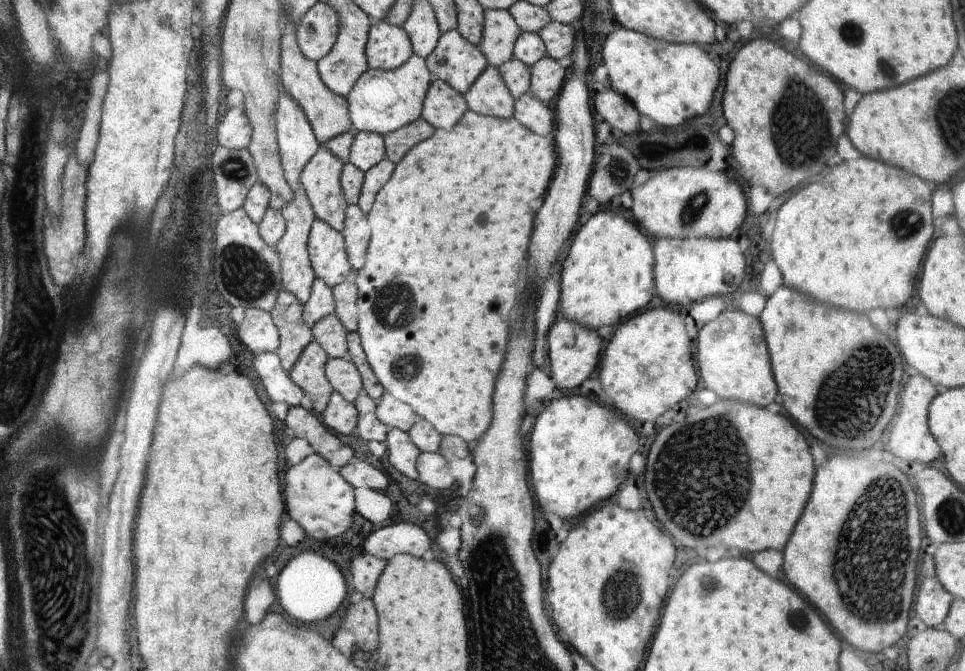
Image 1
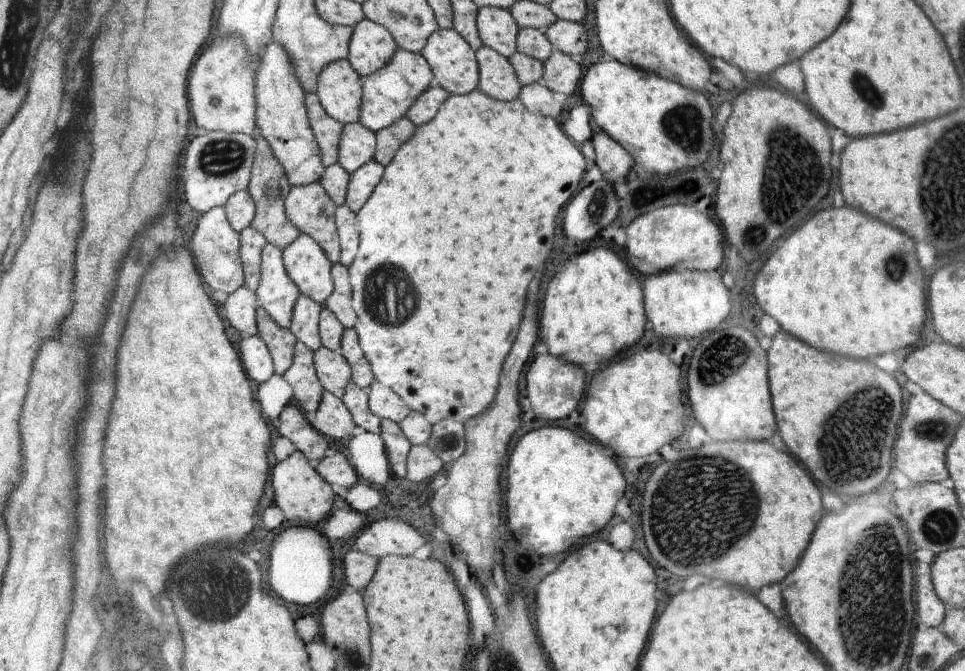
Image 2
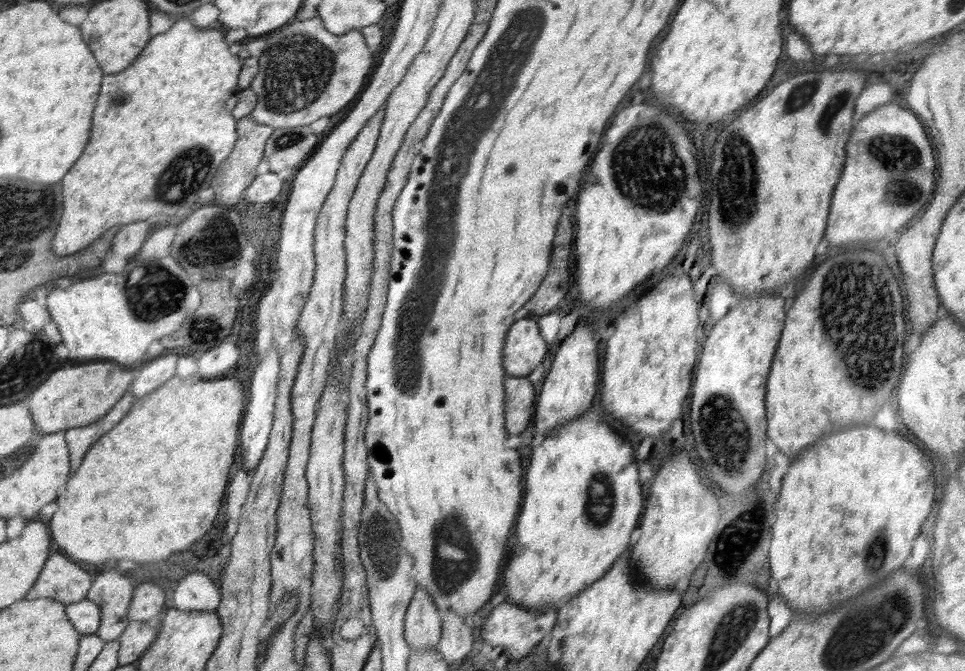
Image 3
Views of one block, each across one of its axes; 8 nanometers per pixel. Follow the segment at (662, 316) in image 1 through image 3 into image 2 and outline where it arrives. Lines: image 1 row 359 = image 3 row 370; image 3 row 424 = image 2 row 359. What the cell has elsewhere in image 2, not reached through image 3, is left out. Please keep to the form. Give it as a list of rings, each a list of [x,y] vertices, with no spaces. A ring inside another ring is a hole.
[[[660,351],[642,354],[632,354],[620,362],[608,363],[596,372],[596,376],[590,382],[584,409],[582,414],[586,418],[586,430],[590,436],[594,436],[600,444],[612,448],[616,454],[622,454],[622,458],[638,458],[638,456],[650,456],[660,450],[660,446],[670,444],[672,440],[680,438],[684,432],[684,412],[686,408],[680,404],[682,400],[682,386],[680,386],[680,370],[678,366]]]

